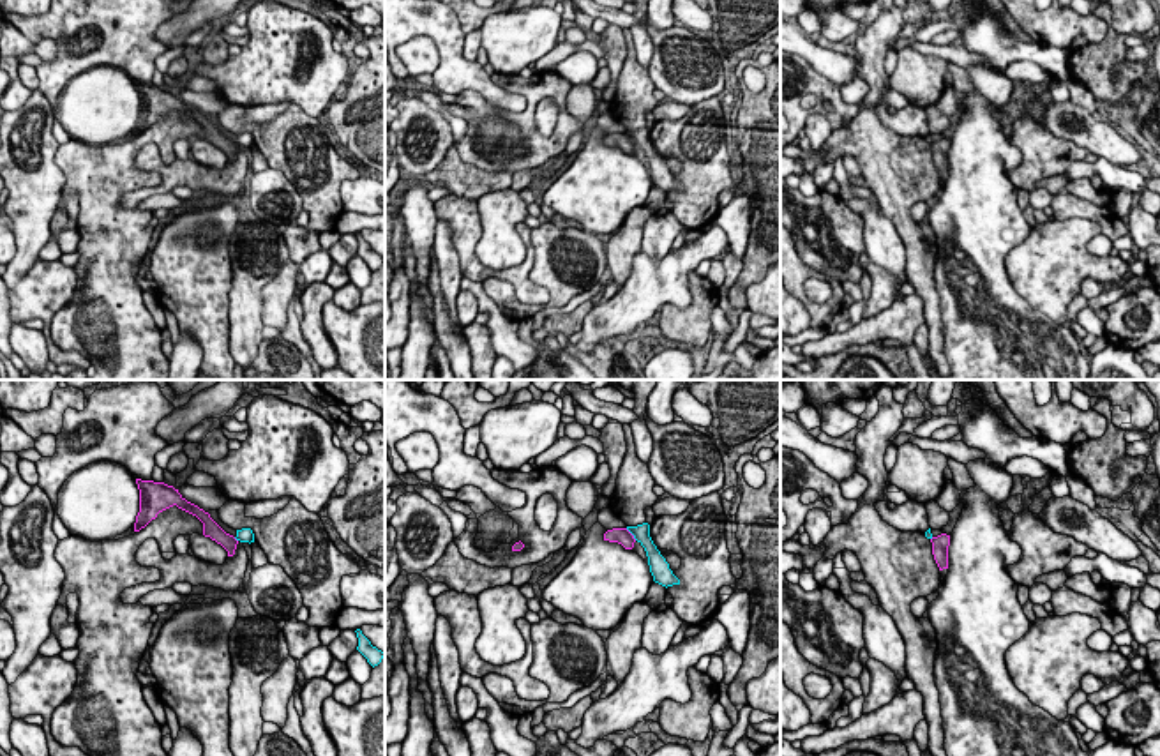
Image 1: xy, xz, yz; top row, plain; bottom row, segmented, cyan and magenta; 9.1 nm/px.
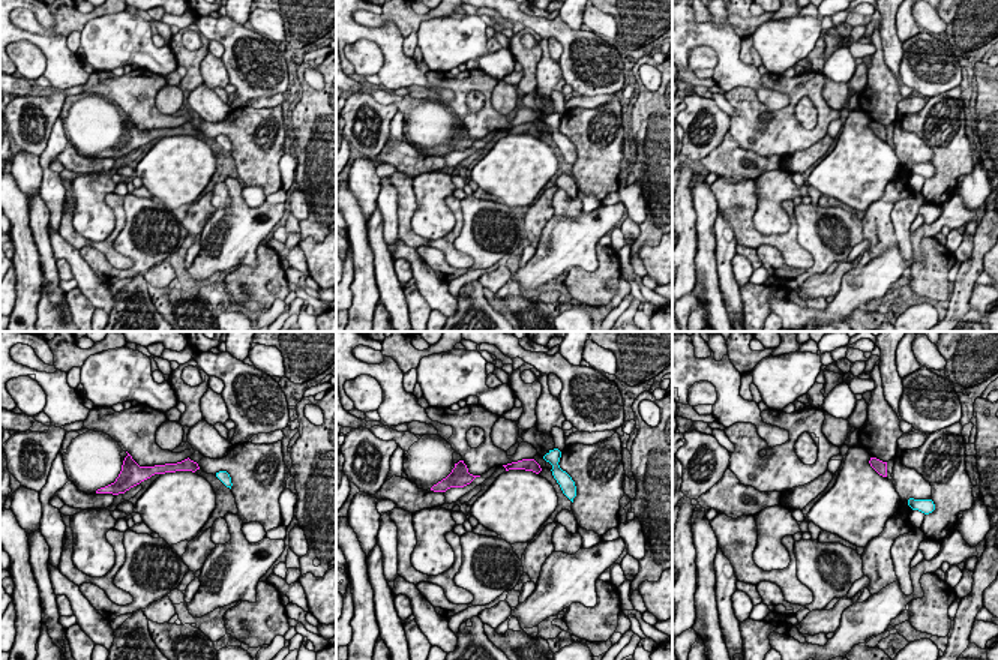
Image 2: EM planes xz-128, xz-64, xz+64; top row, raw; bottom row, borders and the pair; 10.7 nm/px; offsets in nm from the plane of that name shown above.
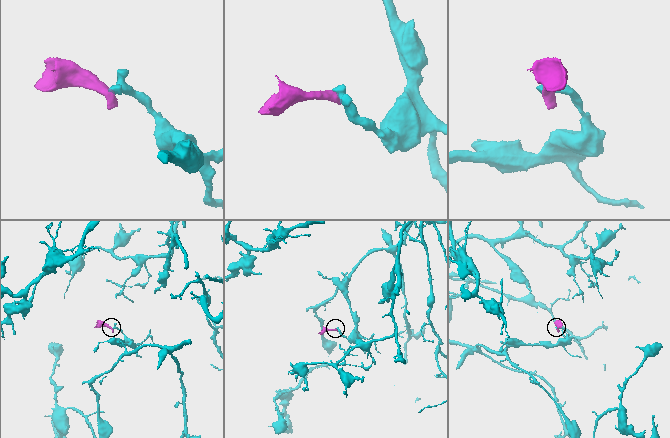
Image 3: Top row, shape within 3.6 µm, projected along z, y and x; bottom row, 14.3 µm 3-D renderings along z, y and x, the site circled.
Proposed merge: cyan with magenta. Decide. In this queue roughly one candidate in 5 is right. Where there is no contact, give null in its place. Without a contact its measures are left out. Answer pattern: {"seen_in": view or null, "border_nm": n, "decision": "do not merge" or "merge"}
{"seen_in": "xz", "border_nm": 150, "decision": "do not merge"}

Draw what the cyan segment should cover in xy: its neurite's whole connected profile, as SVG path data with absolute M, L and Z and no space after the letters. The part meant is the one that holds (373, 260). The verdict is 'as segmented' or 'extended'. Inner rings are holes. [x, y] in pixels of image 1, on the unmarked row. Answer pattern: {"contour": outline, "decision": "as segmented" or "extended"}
{"contour": "M360 233L355 235L358 242L357 254L367 263L367 267L374 272L381 267L385 258L371 249L371 246L362 238Z", "decision": "as segmented"}

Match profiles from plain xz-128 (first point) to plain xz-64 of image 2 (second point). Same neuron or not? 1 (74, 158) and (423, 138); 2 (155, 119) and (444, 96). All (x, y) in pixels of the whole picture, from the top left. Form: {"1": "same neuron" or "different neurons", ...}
{"1": "different neurons", "2": "different neurons"}

